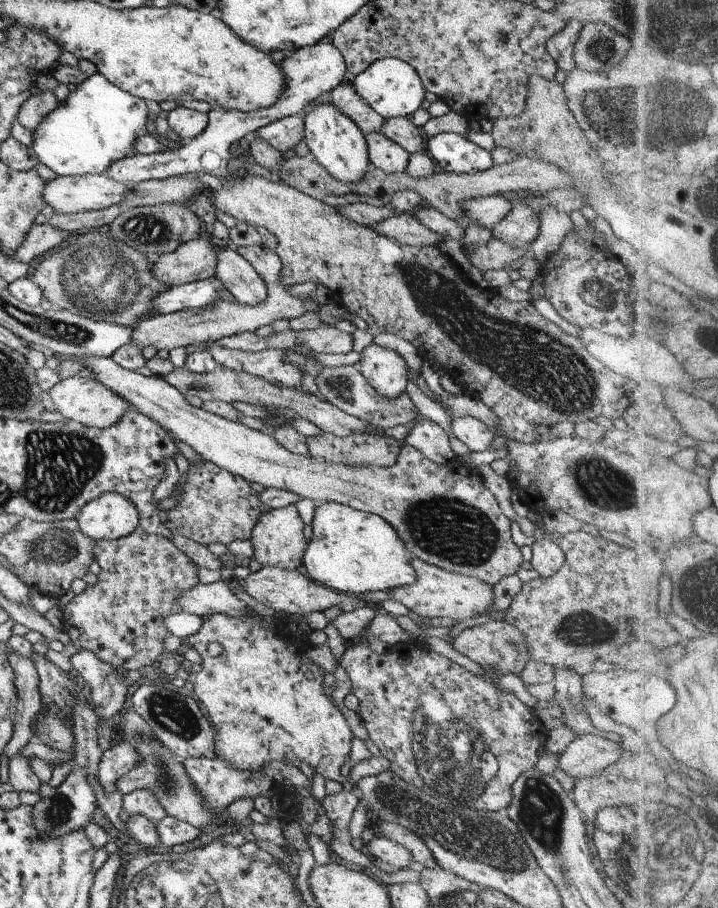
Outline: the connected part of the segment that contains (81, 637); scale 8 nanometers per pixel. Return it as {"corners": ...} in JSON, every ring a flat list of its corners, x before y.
{"corners":[[137,526,127,536,113,540,98,540,93,545,95,562,102,568,94,585,87,585,82,593,74,595,61,607,62,628,72,645,89,649,97,662,109,663,125,670,141,671,165,655,163,638,170,632,163,619,178,613,176,601,180,594,193,588,197,583,197,566,191,562,169,539,161,535,148,534]]}

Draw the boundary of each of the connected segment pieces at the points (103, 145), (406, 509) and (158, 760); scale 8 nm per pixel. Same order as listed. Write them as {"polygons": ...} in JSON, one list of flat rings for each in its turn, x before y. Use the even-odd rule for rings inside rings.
{"polygons":[[[99,73,85,77,83,82,71,86,64,102,57,103,32,130,30,147,38,158,38,162,52,170,56,176,99,175,105,172,112,162,120,161,134,154,134,142,145,134,149,134,150,115,146,101,128,92,122,91]],[[81,357,87,373,93,372,103,386,127,401,131,408,148,416,158,425,169,430,177,440,185,442,205,461,216,464,243,480,257,482,266,488,285,489,309,498,315,506,323,502,341,503,358,511,380,516,403,539,411,558,418,558,437,568,477,577,493,586,500,578,515,575,523,558,521,551,510,536,511,521,503,516,493,495,486,489,482,478,474,469,465,467,457,457,443,464,428,461,421,453,407,444,403,444,396,461,390,467,351,466,341,463,326,463,307,455,298,455,285,450,271,435,253,430,238,421,228,421,216,414,204,411,201,407,191,406,185,397,168,385,162,377,146,377,120,367,110,357]],[[121,708,114,719,122,730,123,738,129,739,142,756,141,762,114,782,115,790,124,795,135,789,149,789,157,797,157,802,160,802,167,815,199,829,216,825,218,821,214,817,215,814,207,811,202,805,202,798,192,787,182,763,166,750,150,730,146,729,146,722,131,708,128,712]]]}

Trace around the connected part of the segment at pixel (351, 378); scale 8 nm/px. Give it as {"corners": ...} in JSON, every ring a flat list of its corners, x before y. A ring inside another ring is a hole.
{"corners":[[355,365,322,366,314,378,319,394,332,405,341,409,345,414,354,416,373,426,381,426,383,429,407,424,418,418,419,413,405,391,398,397,388,399,378,395,374,388,363,378]]}

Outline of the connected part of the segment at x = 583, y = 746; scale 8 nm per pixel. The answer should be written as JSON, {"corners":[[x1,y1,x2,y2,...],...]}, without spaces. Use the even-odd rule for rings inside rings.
{"corners":[[600,734,575,737,558,756,558,766,574,780,594,777,609,766,609,739]]}

